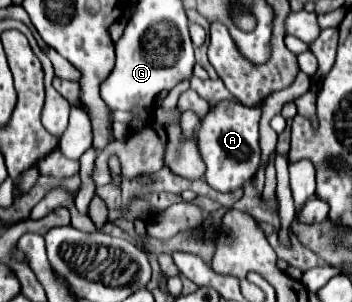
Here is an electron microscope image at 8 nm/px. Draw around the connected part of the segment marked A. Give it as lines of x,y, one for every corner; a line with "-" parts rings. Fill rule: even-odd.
221,100
207,116
201,120
195,140
199,146
199,154
205,162
205,180
217,192
235,192
243,188
261,166
261,150
259,150
259,118
261,104
245,106
237,100

